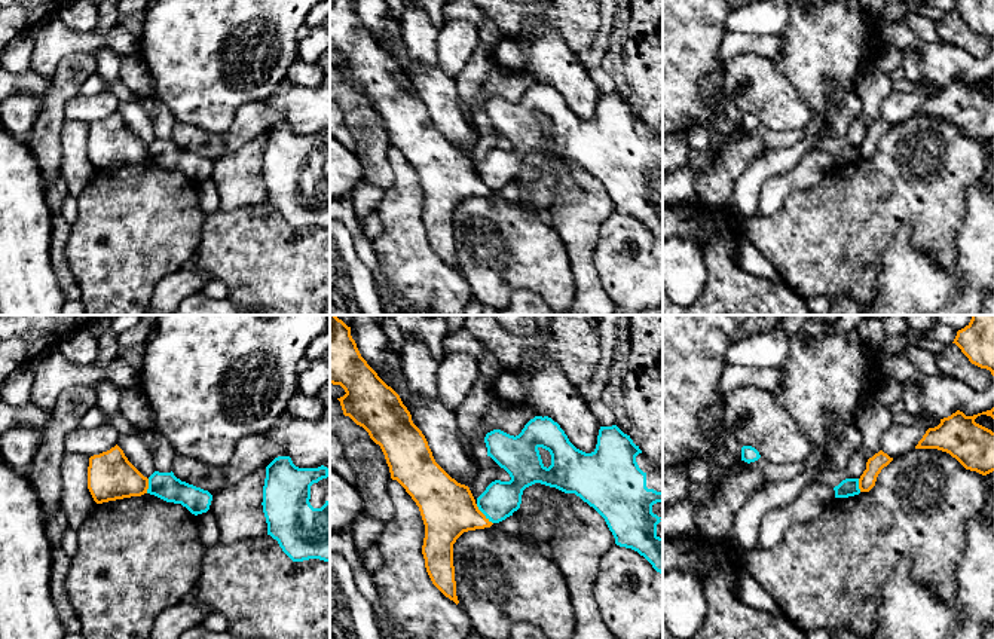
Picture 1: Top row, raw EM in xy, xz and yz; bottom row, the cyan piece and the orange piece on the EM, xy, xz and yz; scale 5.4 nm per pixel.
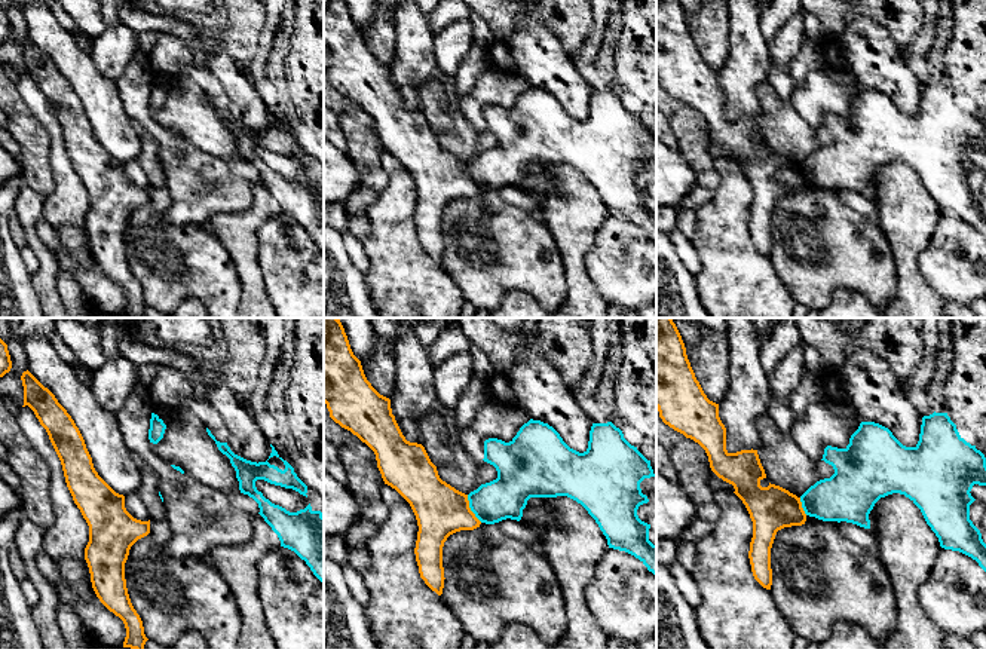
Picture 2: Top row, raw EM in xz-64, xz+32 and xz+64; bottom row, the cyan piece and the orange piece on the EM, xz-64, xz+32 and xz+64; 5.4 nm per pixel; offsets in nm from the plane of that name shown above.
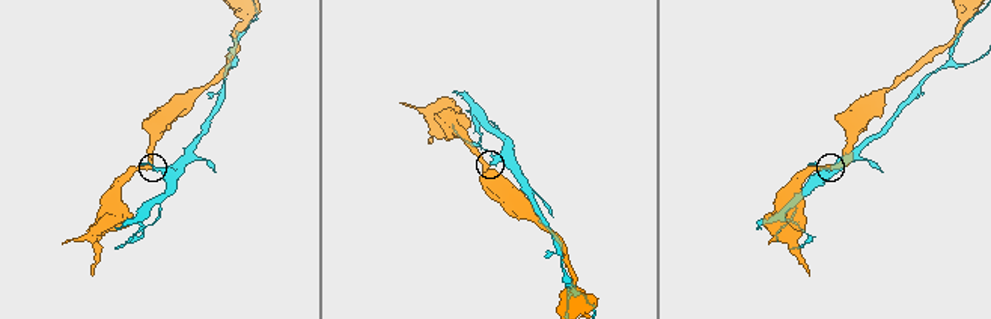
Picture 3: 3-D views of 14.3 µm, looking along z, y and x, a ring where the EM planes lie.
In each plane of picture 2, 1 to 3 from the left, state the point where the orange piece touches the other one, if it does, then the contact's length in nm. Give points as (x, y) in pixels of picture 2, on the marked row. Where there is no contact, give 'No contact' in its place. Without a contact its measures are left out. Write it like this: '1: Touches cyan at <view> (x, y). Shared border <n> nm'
1: No contact
2: Touches cyan at xz+32 (469, 507). Shared border 170 nm
3: Touches cyan at xz+64 (802, 507). Shared border 100 nm

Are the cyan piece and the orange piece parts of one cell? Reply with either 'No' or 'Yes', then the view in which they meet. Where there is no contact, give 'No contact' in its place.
No. Touches cyan in xz

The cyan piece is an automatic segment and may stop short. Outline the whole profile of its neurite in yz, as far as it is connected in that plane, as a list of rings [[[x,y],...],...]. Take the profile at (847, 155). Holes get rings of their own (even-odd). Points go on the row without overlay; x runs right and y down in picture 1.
[[[845,146],[834,155],[835,165],[848,165],[860,160],[859,146]]]

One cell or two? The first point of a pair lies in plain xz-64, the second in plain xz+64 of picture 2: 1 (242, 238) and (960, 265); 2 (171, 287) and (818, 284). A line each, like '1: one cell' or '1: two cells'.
1: two cells
2: one cell

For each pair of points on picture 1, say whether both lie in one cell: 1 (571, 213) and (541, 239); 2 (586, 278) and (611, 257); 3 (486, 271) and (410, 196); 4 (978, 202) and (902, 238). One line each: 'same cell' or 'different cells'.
1: different cells
2: different cells
3: different cells
4: same cell

